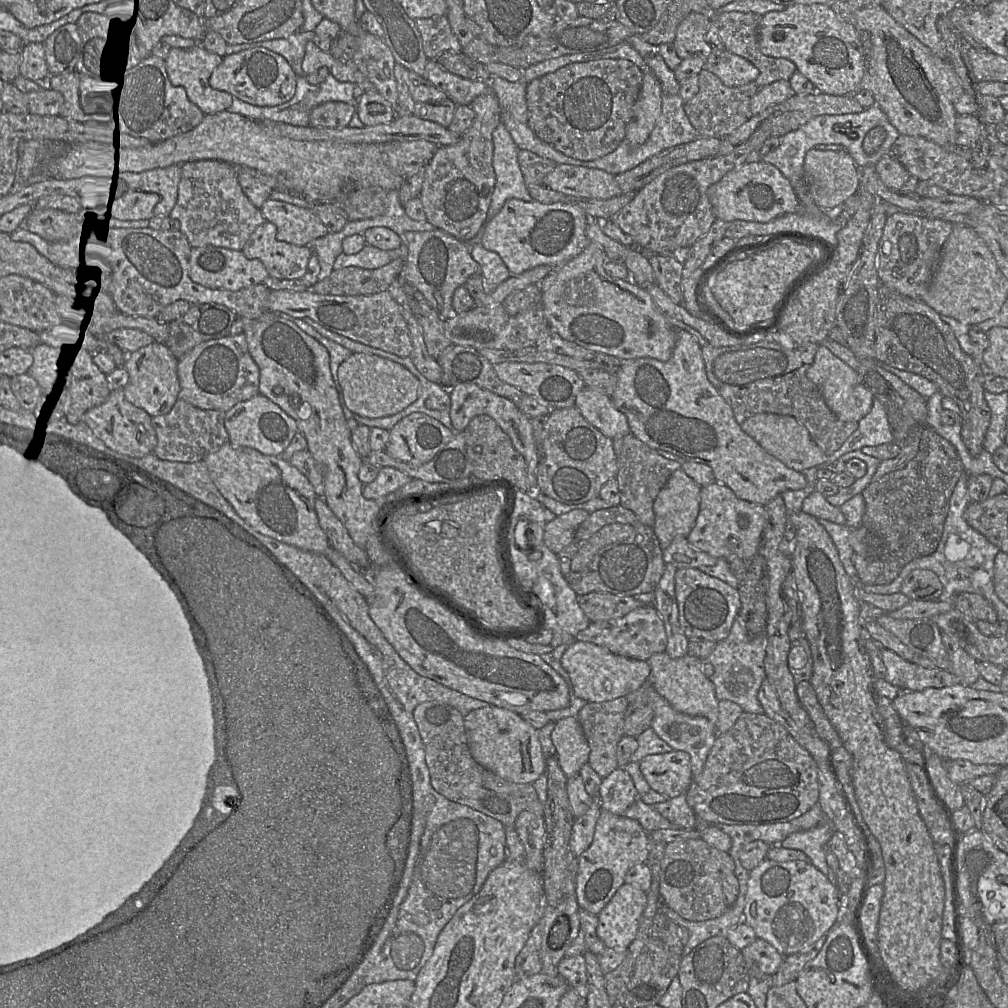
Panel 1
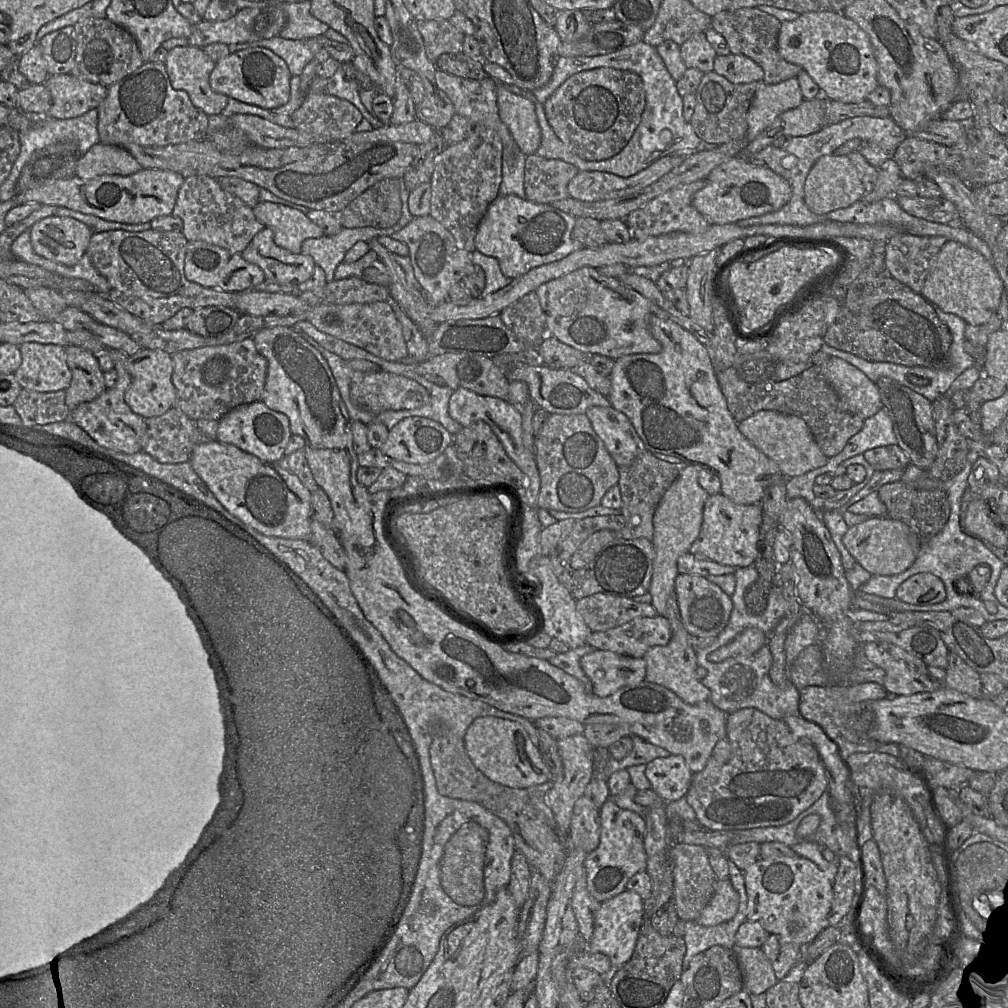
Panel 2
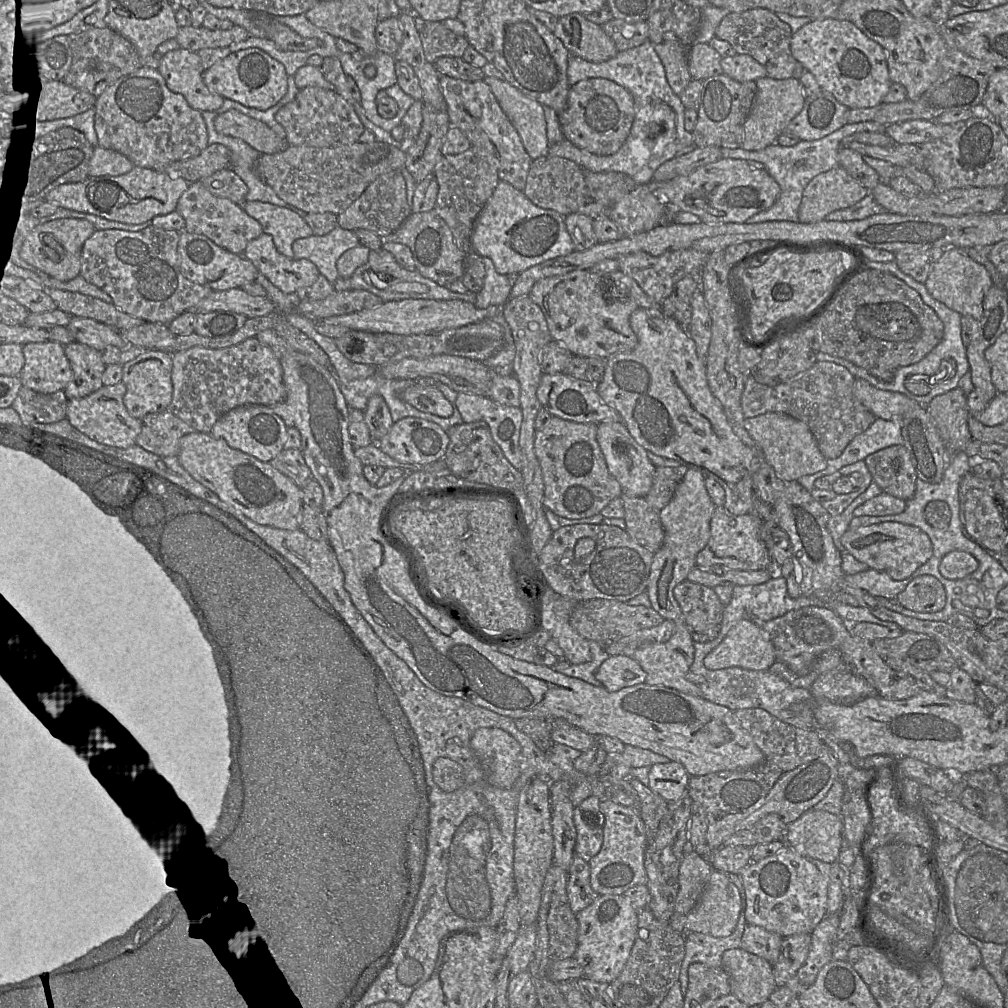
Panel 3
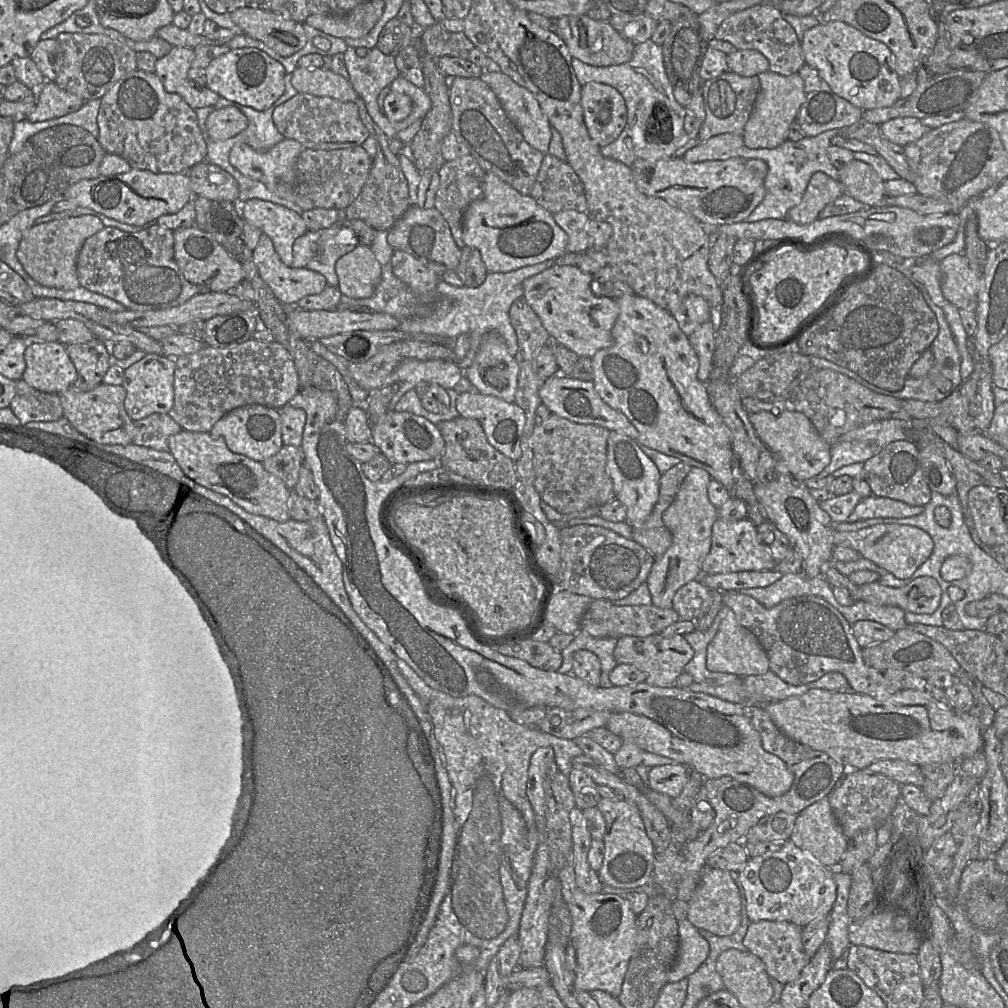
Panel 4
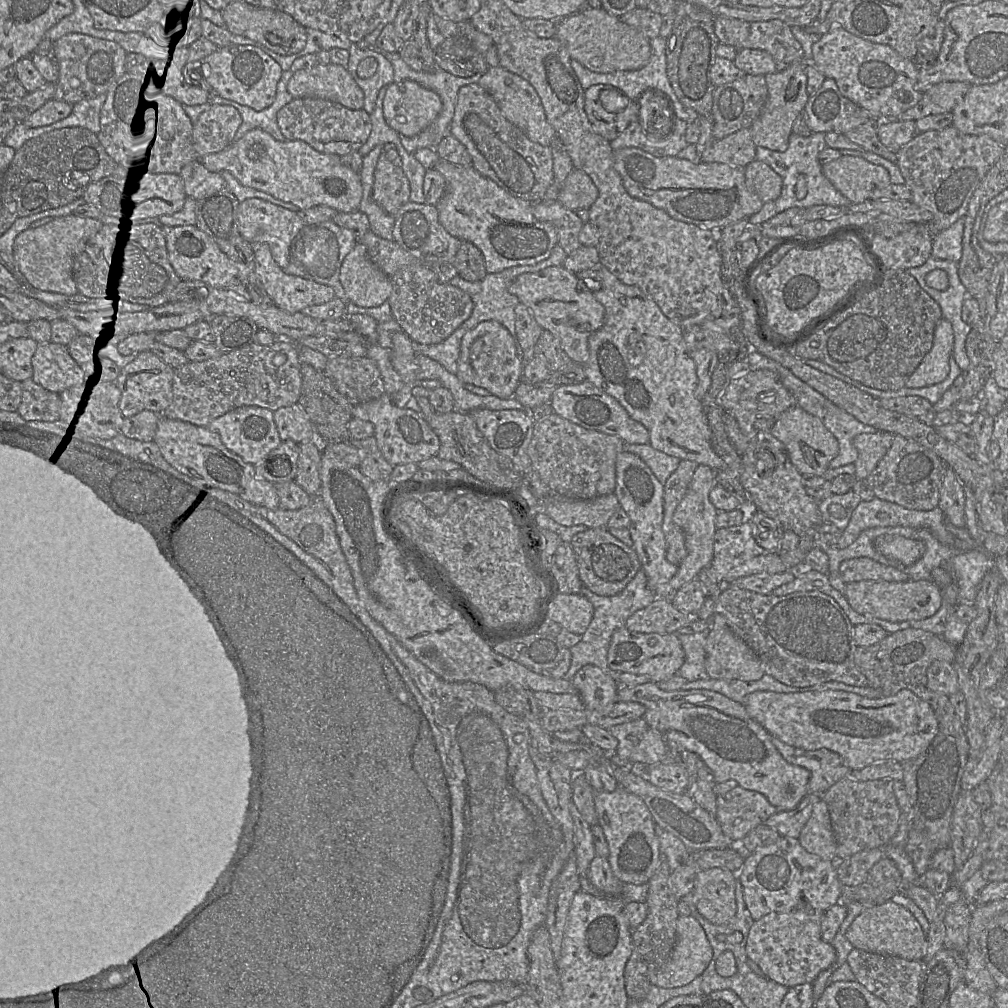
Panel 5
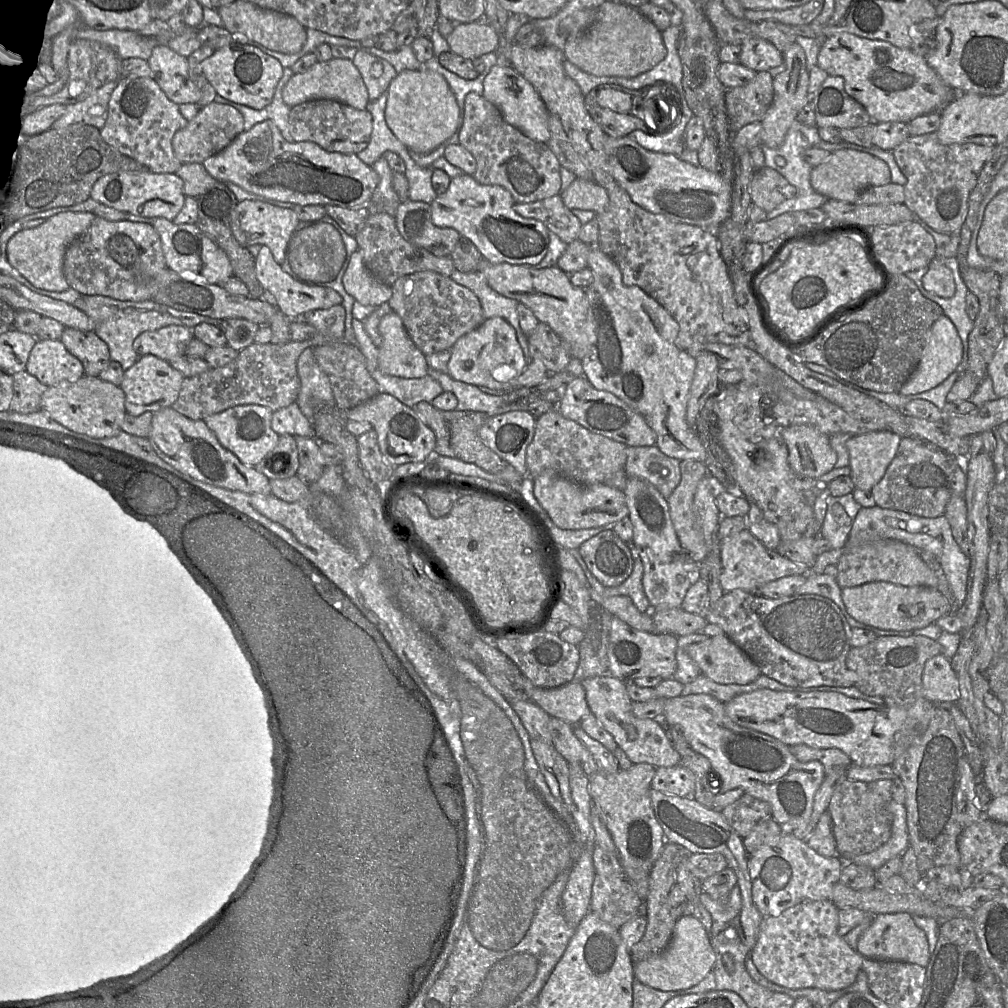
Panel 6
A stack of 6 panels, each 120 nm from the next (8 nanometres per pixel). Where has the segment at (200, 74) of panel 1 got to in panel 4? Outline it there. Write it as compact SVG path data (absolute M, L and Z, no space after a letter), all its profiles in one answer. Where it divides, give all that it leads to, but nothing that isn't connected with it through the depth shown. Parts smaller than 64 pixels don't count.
M172 47L167 55L157 59L155 73L167 92L178 94L196 110L214 106L220 96L207 86L201 86L189 78L194 57L192 48Z

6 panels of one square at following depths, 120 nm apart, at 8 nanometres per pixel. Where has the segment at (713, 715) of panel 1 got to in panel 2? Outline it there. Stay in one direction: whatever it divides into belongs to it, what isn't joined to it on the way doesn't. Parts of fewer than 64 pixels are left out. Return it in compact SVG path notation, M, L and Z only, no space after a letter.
M683 624L679 626L676 632L672 632L671 640L667 645L650 648L643 659L646 661L646 681L671 690L690 705L710 701L710 690L695 676L698 667L697 655L694 648L689 644L689 633Z

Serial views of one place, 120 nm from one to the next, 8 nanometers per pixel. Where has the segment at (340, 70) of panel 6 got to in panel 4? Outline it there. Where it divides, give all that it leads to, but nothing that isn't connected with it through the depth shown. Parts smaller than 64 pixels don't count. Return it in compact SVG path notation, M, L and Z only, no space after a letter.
M297 67L292 73L291 84L298 93L331 97L342 102L355 102L359 97L350 81L321 67Z

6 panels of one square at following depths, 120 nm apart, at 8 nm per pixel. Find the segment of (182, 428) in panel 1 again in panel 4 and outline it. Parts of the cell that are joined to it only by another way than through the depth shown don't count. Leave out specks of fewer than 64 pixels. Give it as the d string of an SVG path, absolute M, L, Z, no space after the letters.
M153 413L134 421L133 443L159 451L169 451L168 441L182 427L168 413Z

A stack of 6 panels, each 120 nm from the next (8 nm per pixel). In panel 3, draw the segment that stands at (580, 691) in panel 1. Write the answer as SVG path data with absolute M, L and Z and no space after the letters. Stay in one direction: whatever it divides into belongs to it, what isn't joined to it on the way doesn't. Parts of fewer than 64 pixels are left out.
M610 656L598 668L595 677L610 692L645 683L646 672L632 657Z

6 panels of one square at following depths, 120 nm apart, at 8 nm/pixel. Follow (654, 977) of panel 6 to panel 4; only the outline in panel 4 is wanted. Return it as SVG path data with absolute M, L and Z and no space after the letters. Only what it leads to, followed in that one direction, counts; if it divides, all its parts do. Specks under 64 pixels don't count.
M687 918L679 921L678 925L678 957L668 973L668 983L678 982L684 978L688 978L707 959L710 951L709 942Z

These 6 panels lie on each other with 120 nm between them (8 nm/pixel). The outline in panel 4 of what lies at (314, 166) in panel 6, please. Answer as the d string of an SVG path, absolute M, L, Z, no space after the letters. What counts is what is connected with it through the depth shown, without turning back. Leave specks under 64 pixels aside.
M285 138L266 152L258 152L245 143L237 143L230 151L230 164L244 176L263 183L276 195L290 200L298 205L303 211L314 208L313 202L306 196L296 191L295 165L300 153L305 147L294 139Z

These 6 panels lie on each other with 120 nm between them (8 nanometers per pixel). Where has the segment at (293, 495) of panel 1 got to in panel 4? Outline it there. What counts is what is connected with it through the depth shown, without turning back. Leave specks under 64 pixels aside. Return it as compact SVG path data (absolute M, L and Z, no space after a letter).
M181 430L169 438L168 445L182 471L197 483L229 497L251 514L278 522L290 519L291 489L282 480L267 472L261 462L232 452L222 437L214 436L210 432Z

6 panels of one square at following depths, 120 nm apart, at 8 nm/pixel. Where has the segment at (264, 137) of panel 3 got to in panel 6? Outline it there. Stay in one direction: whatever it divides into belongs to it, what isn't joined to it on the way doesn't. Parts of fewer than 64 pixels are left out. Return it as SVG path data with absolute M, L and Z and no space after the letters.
M218 102L200 108L188 124L178 130L172 139L172 147L177 159L182 163L203 163L209 157L225 149L244 131L244 118L234 107Z

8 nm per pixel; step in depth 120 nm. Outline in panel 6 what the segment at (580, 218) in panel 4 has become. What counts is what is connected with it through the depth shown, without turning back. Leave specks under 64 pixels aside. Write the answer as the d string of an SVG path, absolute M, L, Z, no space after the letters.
M559 195L531 203L515 203L513 208L525 218L534 218L541 221L550 232L555 233L566 244L578 239L582 224L572 211L564 205Z

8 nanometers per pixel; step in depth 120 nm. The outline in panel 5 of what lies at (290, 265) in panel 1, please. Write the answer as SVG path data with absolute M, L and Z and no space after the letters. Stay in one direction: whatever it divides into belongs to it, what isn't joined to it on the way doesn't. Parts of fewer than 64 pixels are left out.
M267 243L254 245L255 272L267 294L280 309L296 313L336 297L331 286L287 273L273 259Z

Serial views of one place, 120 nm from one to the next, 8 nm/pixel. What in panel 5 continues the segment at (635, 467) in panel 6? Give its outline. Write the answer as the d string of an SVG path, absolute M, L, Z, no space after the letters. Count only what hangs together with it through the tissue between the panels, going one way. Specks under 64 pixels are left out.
M650 444L626 445L625 450L639 456L662 485L666 483L681 461L677 457L654 449Z

